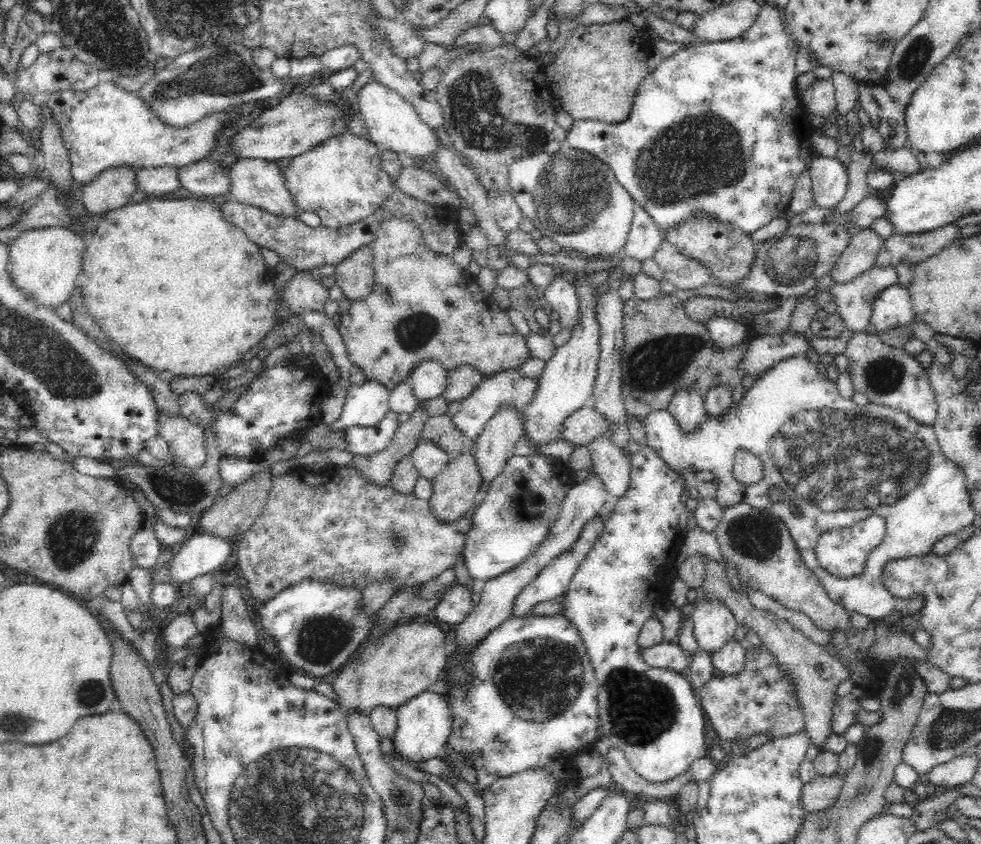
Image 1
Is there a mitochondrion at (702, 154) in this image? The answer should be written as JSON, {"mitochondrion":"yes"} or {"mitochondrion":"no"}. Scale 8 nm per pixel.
{"mitochondrion":"yes"}

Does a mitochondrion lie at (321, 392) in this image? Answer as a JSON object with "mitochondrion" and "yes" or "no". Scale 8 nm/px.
{"mitochondrion":"no"}

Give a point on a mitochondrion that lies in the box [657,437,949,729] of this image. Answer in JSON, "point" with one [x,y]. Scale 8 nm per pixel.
{"point":[756,536]}

